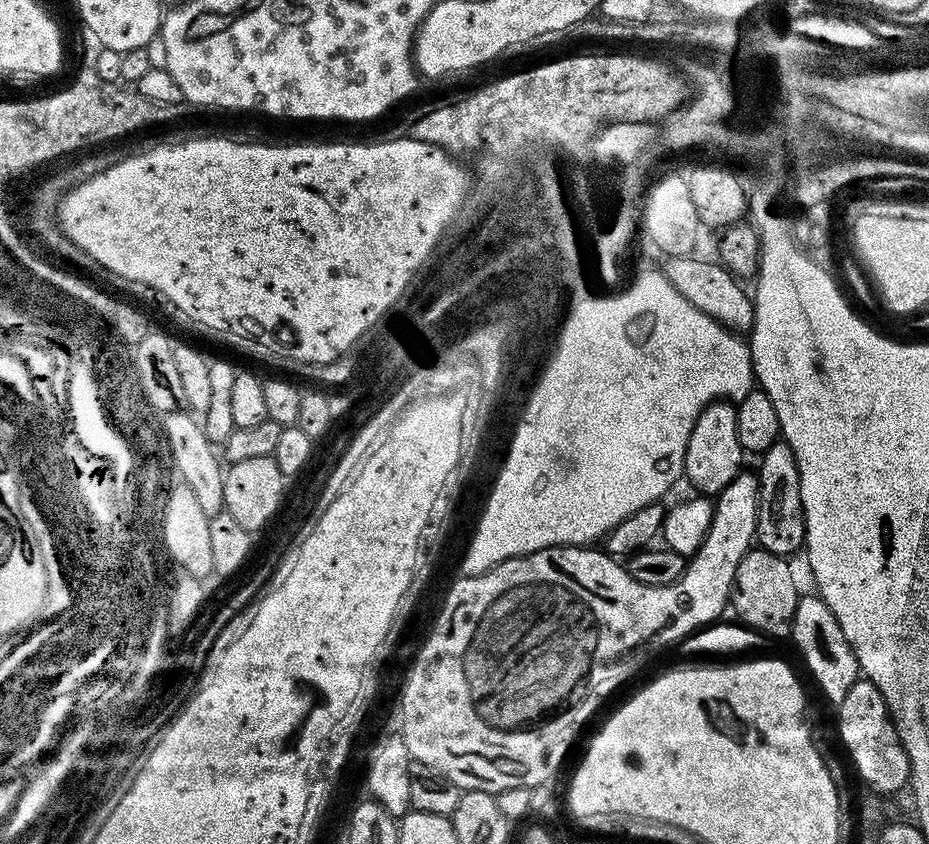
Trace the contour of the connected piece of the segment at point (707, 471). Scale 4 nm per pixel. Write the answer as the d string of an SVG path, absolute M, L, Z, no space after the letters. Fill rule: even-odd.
M713 400L698 414L694 430L688 439L684 455L683 475L700 494L719 494L742 471L740 464L746 459L744 447L738 442L736 404L727 400Z

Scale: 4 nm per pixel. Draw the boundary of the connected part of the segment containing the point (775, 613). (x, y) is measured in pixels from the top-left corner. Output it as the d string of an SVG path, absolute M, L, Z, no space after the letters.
M762 547L749 548L742 562L738 562L730 597L731 611L740 615L737 616L739 623L753 628L765 637L791 637L794 610L798 606L801 593L796 592L796 576L788 564L791 563L785 557L770 554Z

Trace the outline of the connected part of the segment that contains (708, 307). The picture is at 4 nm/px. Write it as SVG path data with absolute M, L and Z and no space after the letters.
M696 254L673 256L663 261L665 264L662 265L662 271L674 290L678 290L678 294L685 296L695 308L708 316L715 316L719 324L730 326L737 334L747 333L754 318L753 297L744 293L744 288L740 285L743 283L723 264L712 260L699 260Z

